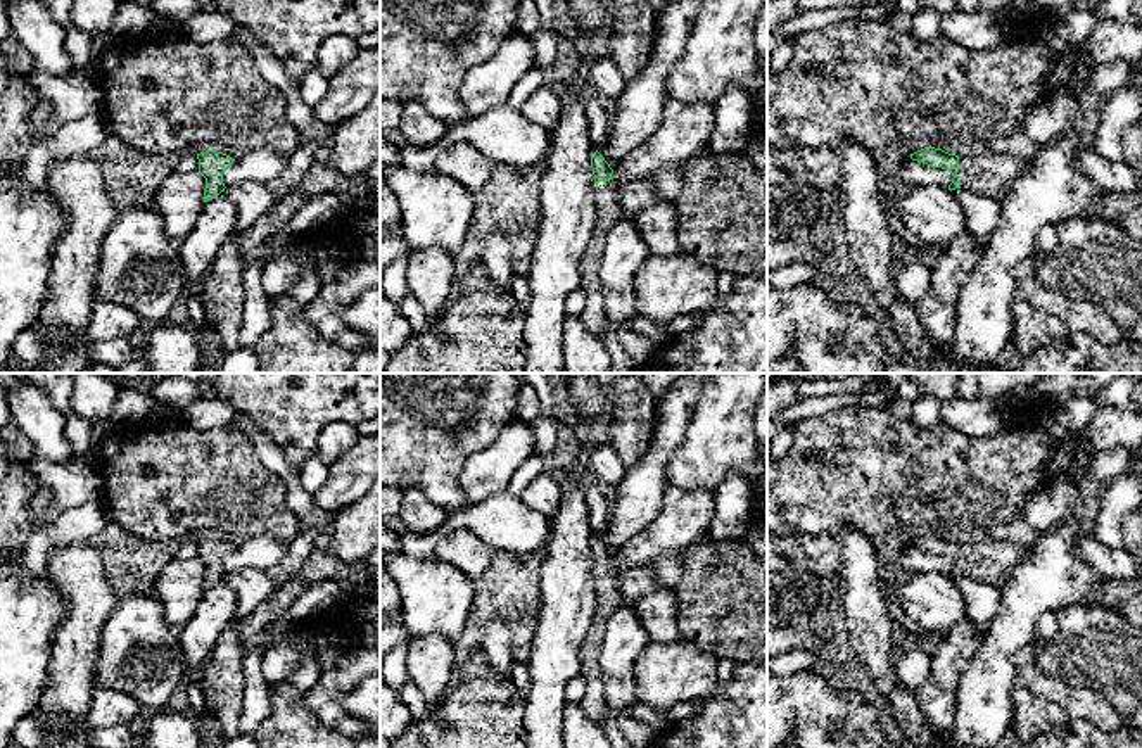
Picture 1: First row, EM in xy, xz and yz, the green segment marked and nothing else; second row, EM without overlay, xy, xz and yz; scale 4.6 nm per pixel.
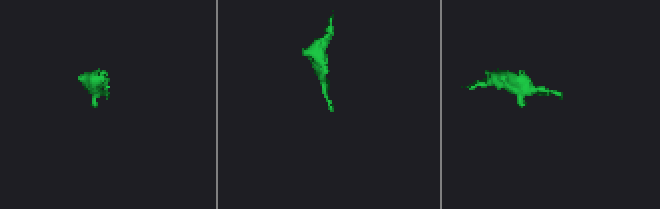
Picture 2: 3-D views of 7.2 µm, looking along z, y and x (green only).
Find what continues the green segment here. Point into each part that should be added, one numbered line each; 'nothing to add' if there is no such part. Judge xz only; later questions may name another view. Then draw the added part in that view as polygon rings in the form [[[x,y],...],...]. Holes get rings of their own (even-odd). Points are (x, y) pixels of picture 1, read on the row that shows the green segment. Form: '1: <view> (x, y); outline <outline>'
1: xz (609, 213); outline [[[612,180],[596,183],[594,204],[596,214],[593,233],[579,263],[581,288],[586,292],[587,299],[581,320],[593,335],[600,337],[606,321],[606,313],[605,294],[598,271],[603,259],[606,235],[620,219],[625,218],[625,214],[619,204]]]

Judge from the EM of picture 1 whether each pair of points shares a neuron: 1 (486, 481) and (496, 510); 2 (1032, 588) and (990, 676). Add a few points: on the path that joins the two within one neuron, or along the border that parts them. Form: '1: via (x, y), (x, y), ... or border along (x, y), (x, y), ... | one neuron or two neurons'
1: border along (505, 489), (488, 494), (472, 505) | two neurons
2: via (1020, 610), (1015, 626), (999, 643), (996, 653) | one neuron

